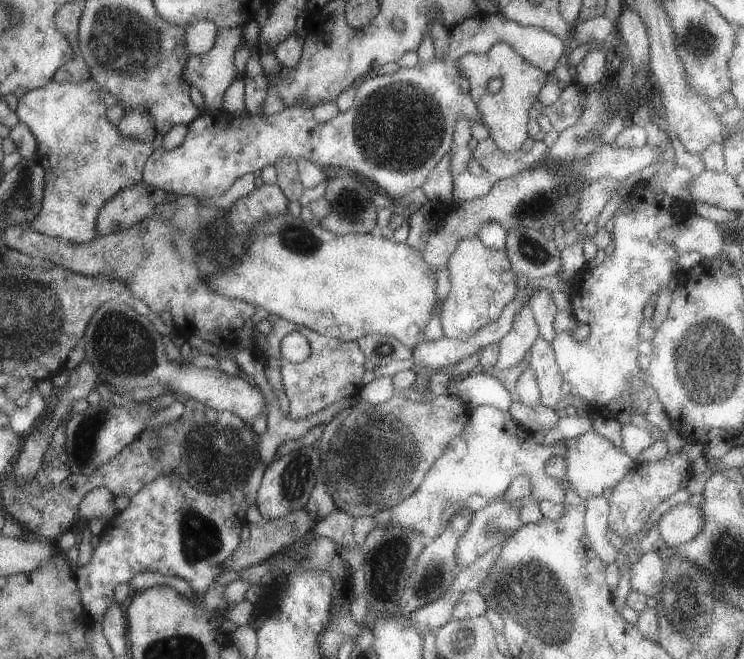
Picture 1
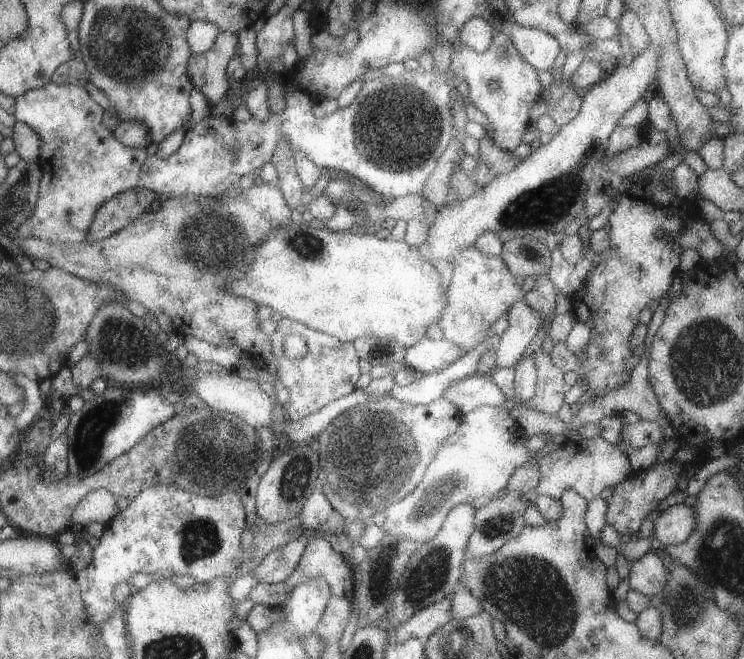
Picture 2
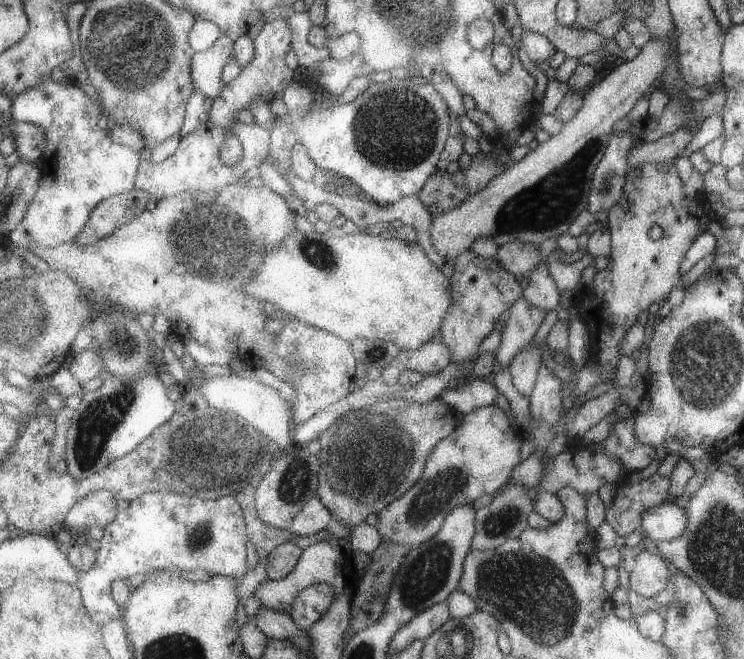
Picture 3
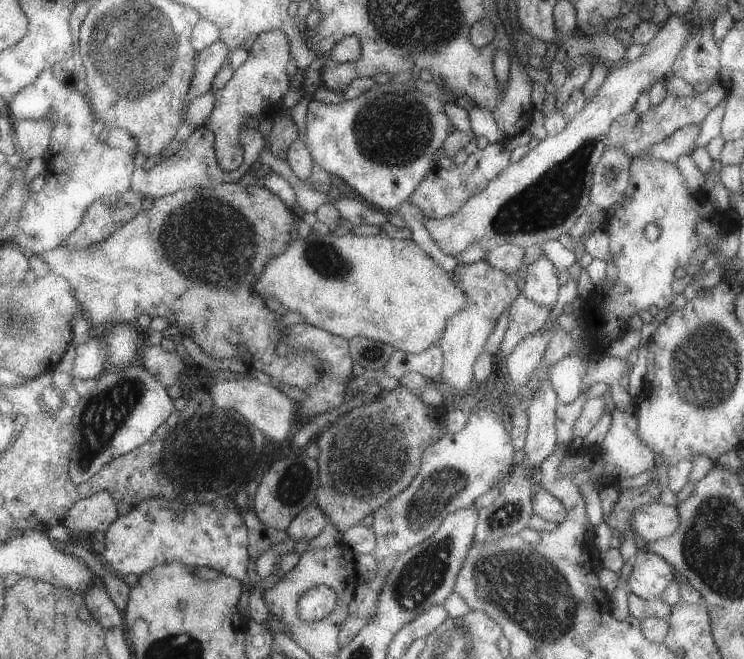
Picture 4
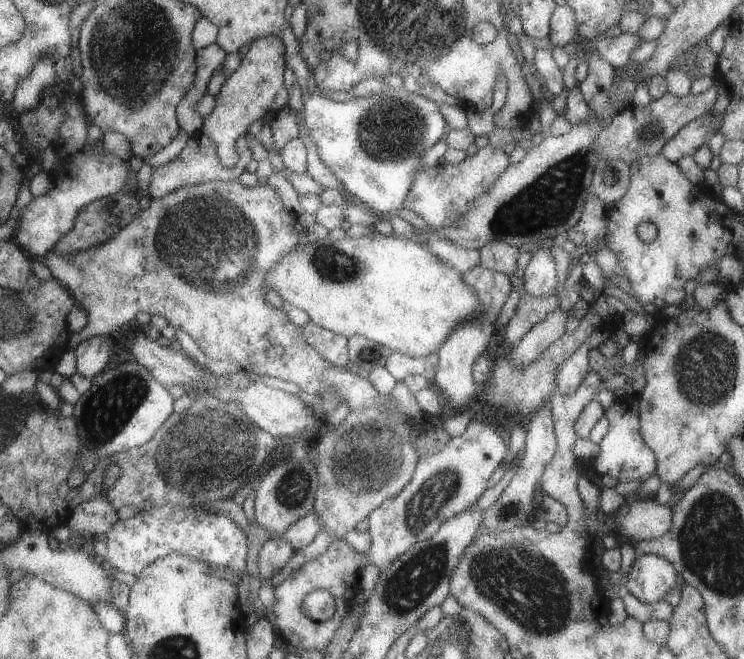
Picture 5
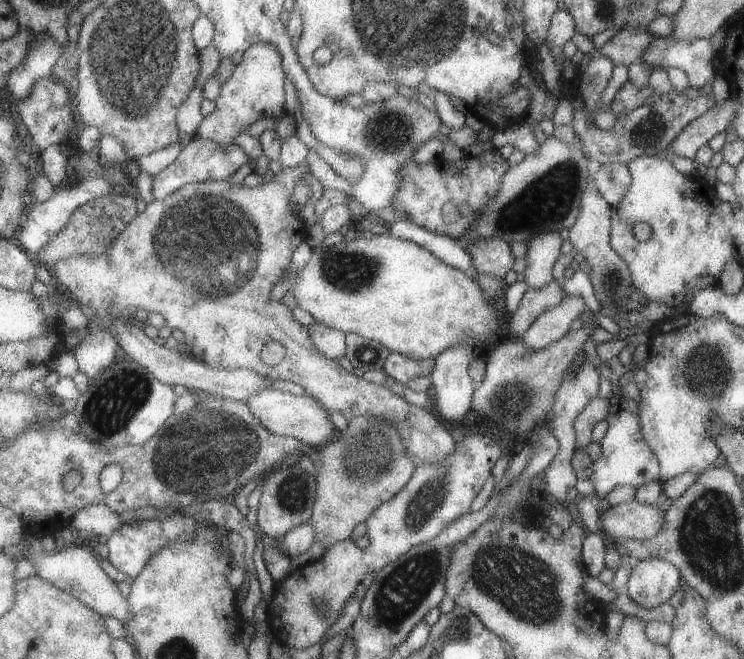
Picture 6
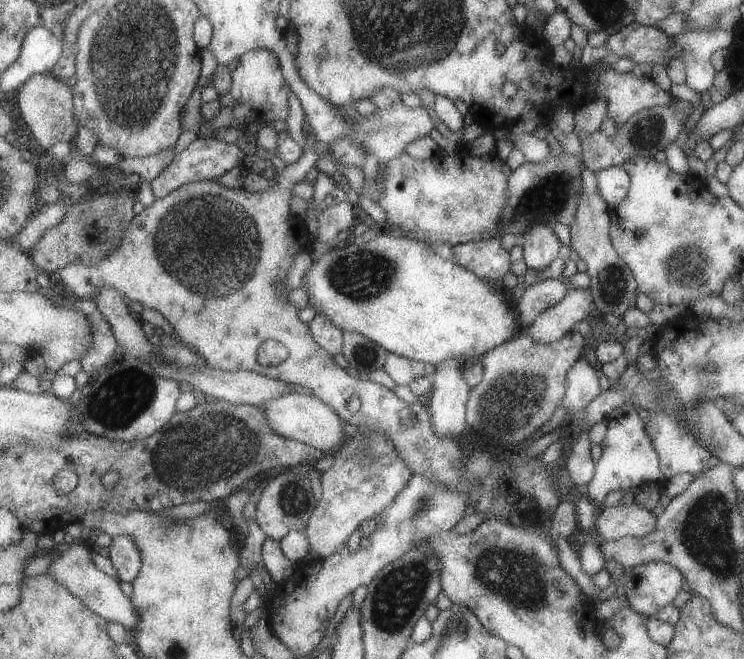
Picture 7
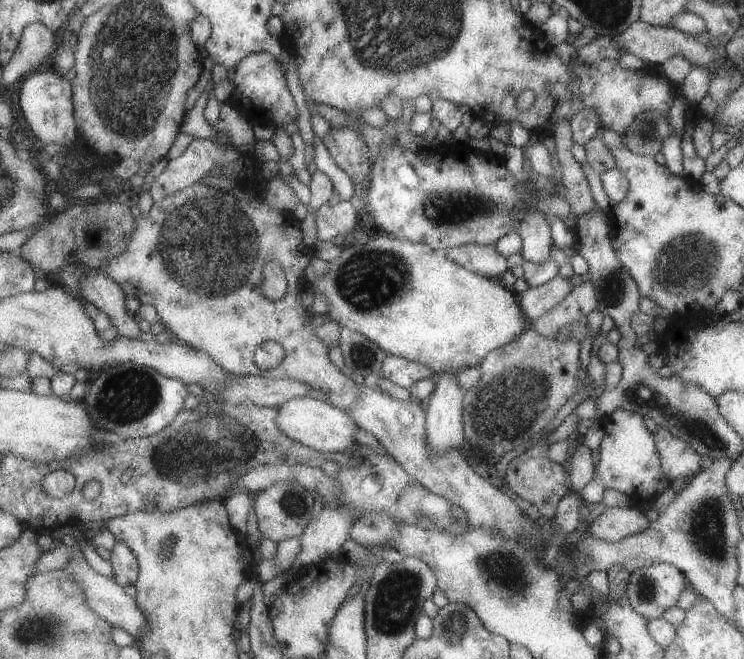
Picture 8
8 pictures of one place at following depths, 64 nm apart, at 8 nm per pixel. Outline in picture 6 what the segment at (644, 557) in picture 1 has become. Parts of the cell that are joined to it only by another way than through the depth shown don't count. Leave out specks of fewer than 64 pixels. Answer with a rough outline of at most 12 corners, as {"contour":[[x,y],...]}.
{"contour":[[661,558],[631,567],[623,591],[639,606],[668,602],[682,587]]}

